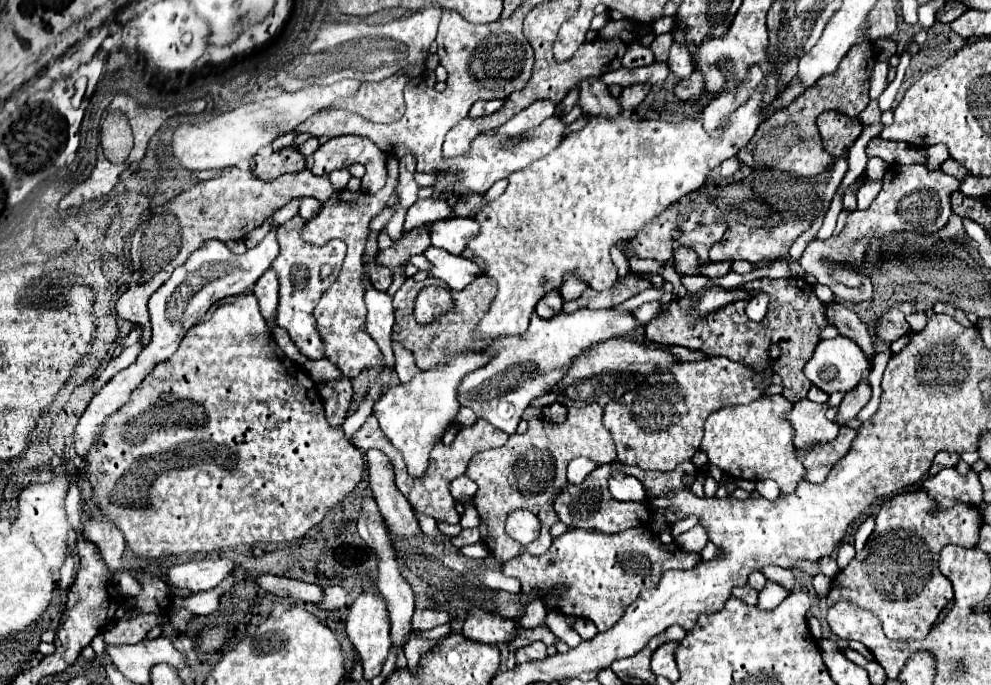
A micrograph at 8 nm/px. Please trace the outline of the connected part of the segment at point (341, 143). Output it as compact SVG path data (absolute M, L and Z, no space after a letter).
M342 135L332 137L314 153L314 175L328 175L334 169L348 167L352 163L362 163L366 167L366 177L362 177L361 191L376 193L386 183L386 155L366 137Z

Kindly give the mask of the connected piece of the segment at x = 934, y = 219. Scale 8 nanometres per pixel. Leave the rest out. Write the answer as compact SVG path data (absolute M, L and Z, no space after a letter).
M892 165L888 167L884 175L884 187L878 193L878 197L872 201L872 205L864 211L854 211L848 217L846 227L842 229L838 237L830 237L826 241L812 241L806 247L806 251L800 255L798 265L802 265L806 273L812 273L818 279L818 283L828 285L836 297L844 301L852 301L852 303L868 301L872 297L870 279L864 279L860 287L846 287L838 283L836 279L832 279L824 261L842 263L842 265L858 269L862 265L864 251L870 239L876 239L894 231L916 231L922 235L936 233L938 229L946 225L948 217L952 215L952 209L950 209L952 191L958 191L958 179L942 171L930 171L924 165Z

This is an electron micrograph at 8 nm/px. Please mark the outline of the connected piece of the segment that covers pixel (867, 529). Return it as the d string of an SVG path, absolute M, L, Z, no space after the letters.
M868 517L868 519L858 527L858 531L856 531L856 535L854 535L854 549L856 549L856 551L862 551L864 543L868 541L868 537L870 537L872 531L874 531L874 517Z

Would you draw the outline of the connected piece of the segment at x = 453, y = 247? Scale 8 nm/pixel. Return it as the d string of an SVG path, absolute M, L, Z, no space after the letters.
M456 217L456 219L444 219L428 225L430 239L434 247L446 249L452 255L462 255L466 249L466 241L478 235L478 221L468 217Z

